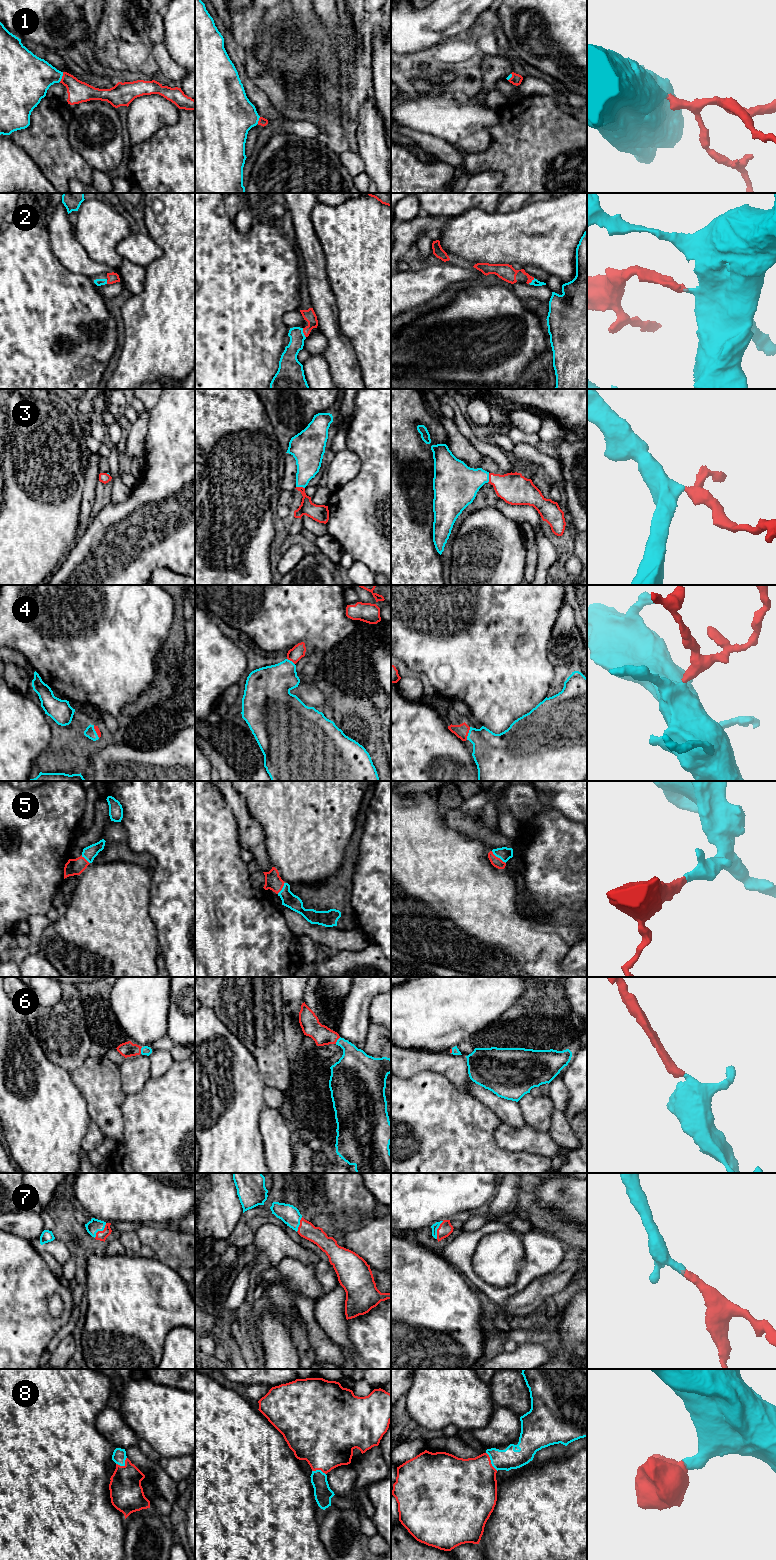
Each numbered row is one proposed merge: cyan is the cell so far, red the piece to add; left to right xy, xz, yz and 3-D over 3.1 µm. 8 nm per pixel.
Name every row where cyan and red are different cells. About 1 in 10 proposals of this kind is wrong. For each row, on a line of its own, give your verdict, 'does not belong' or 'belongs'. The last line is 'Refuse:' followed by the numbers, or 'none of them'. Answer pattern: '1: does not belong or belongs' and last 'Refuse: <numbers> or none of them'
1: belongs
2: belongs
3: belongs
4: belongs
5: belongs
6: belongs
7: belongs
8: belongs
Refuse: none of them

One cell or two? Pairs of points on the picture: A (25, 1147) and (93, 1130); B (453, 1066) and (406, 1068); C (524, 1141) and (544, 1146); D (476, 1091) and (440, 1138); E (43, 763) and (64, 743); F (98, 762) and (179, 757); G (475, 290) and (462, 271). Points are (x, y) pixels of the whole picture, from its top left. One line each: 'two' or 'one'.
A: two
B: one
C: one
D: two
E: one
F: one
G: two

